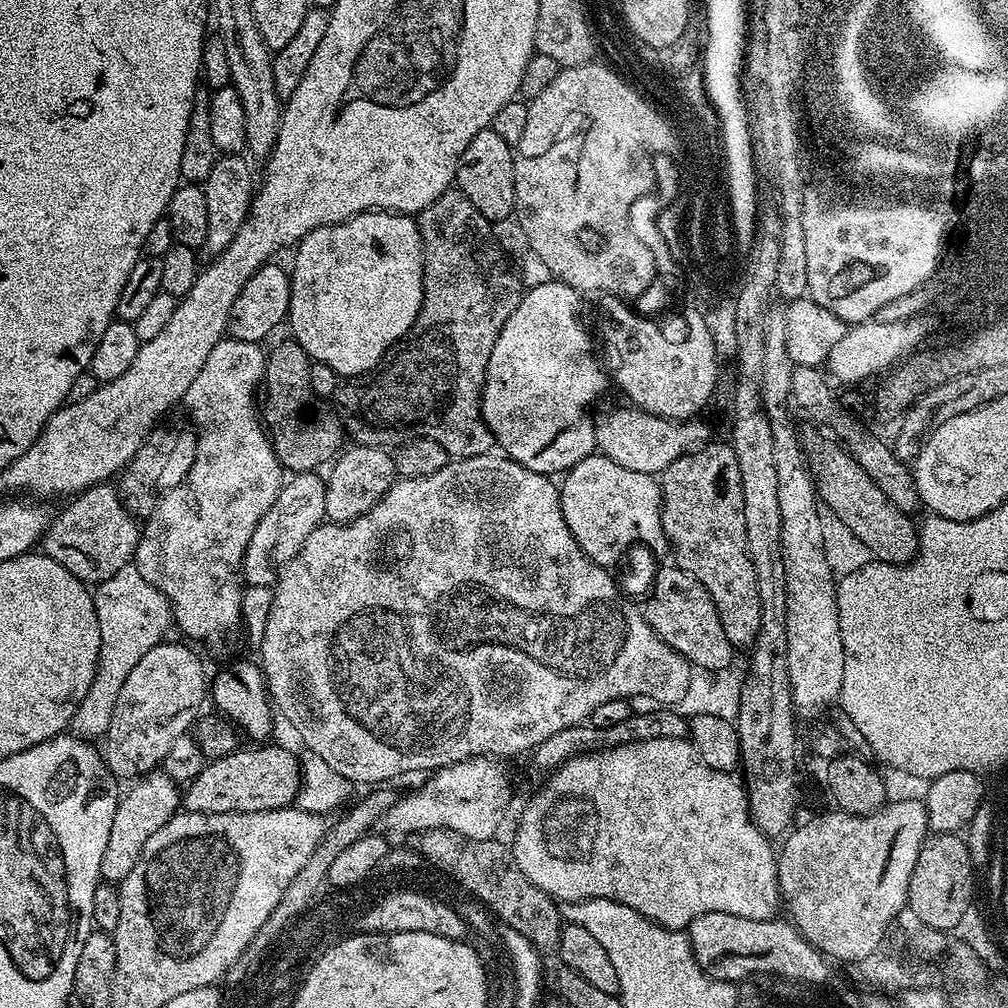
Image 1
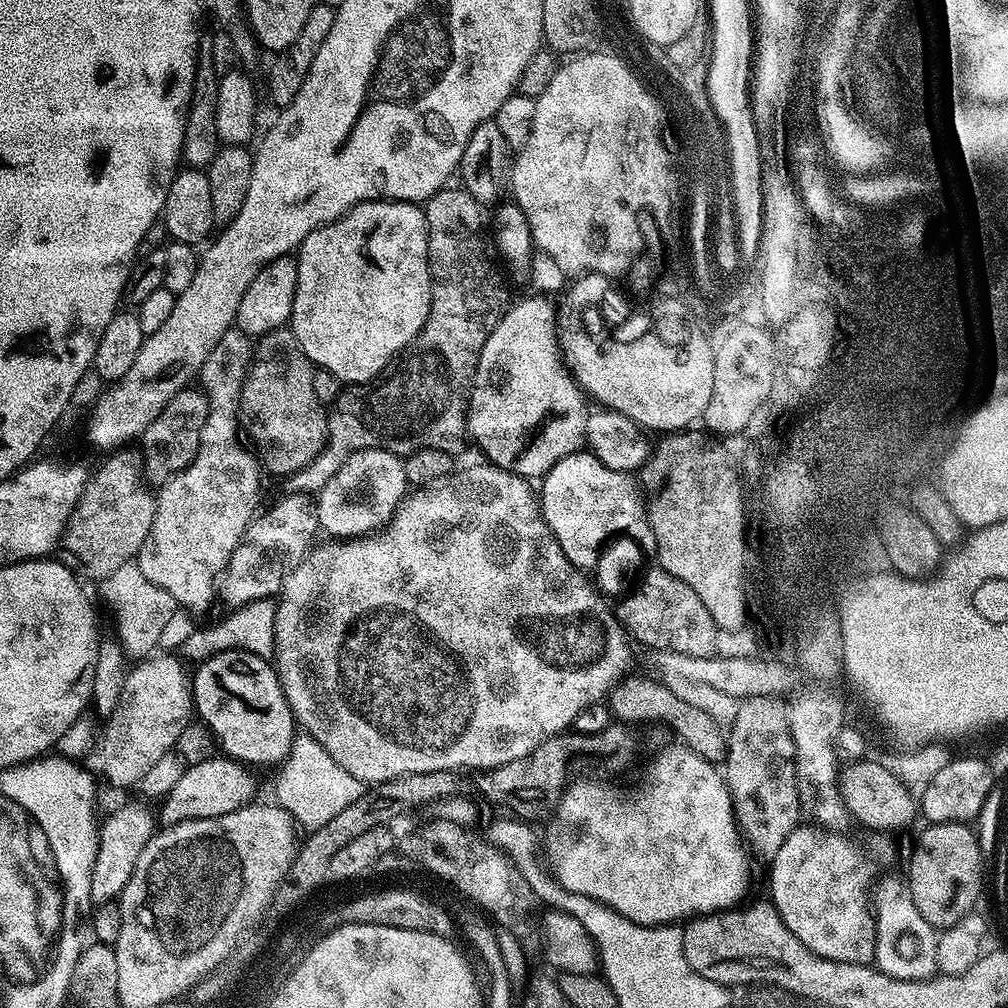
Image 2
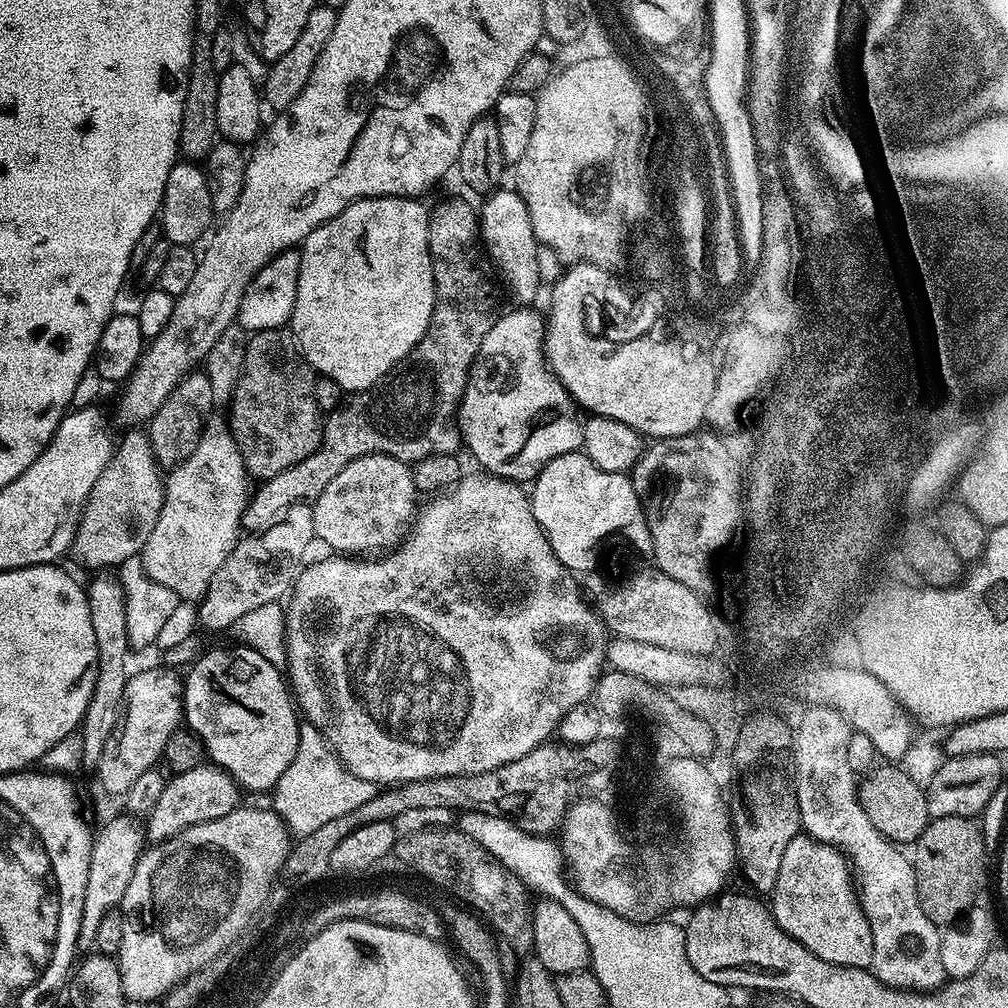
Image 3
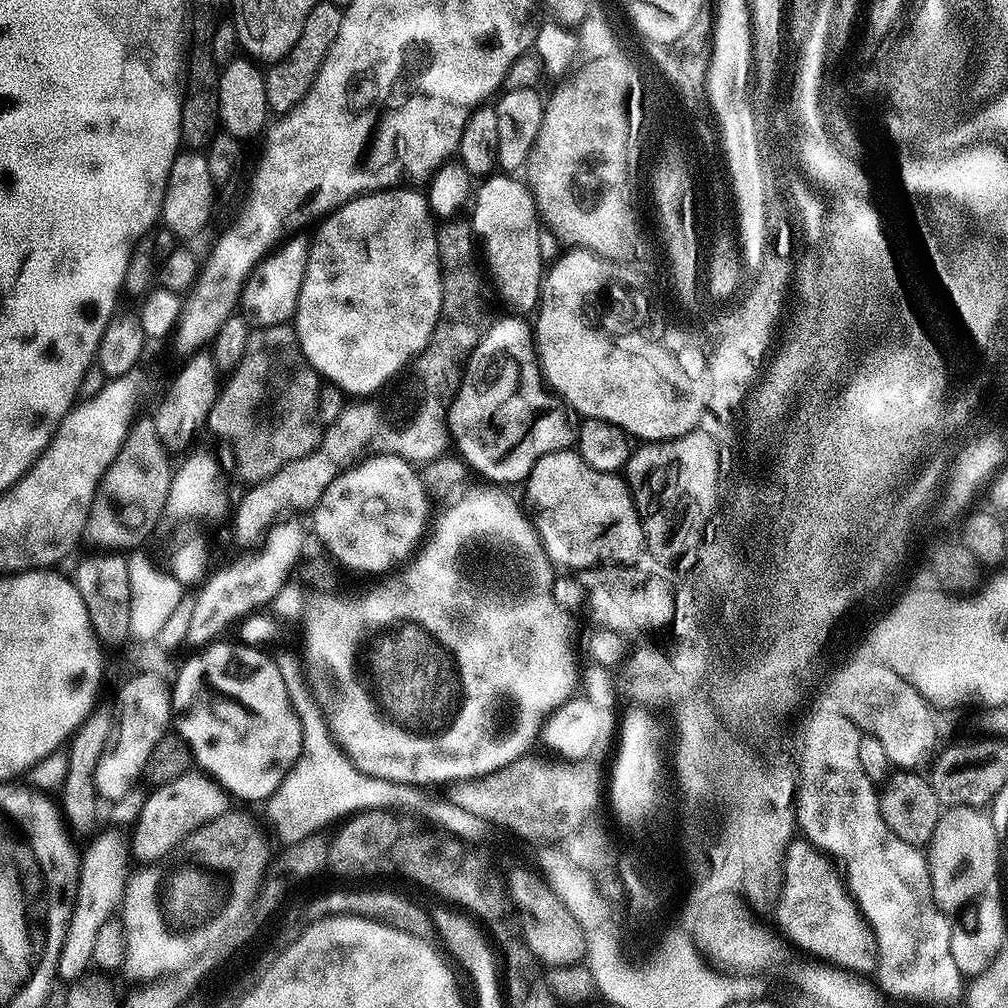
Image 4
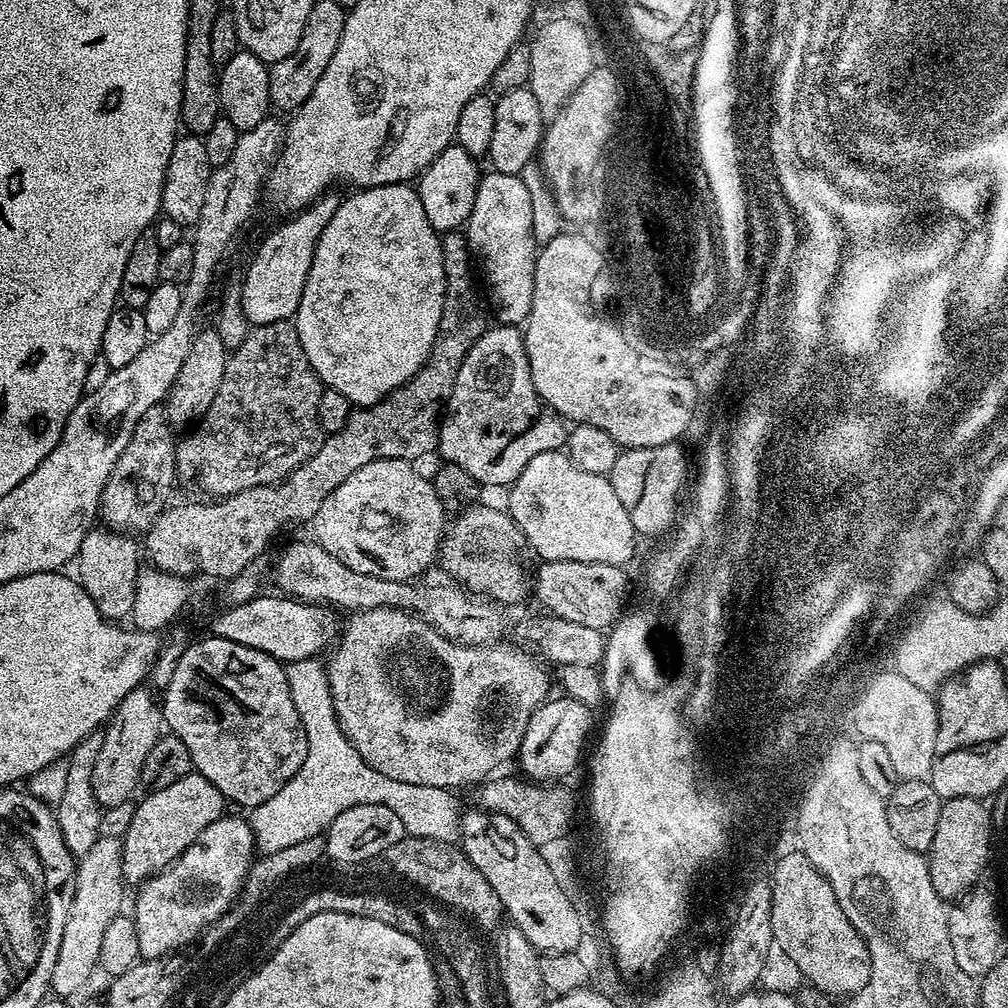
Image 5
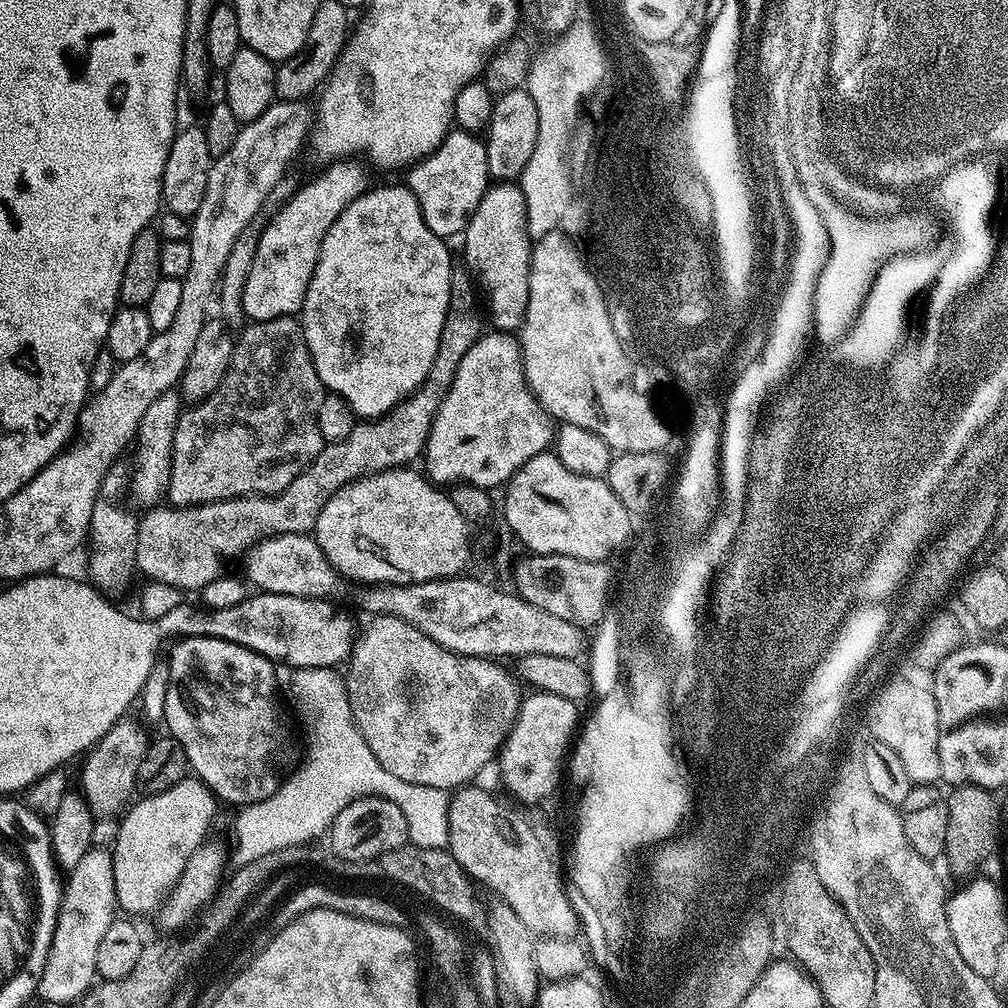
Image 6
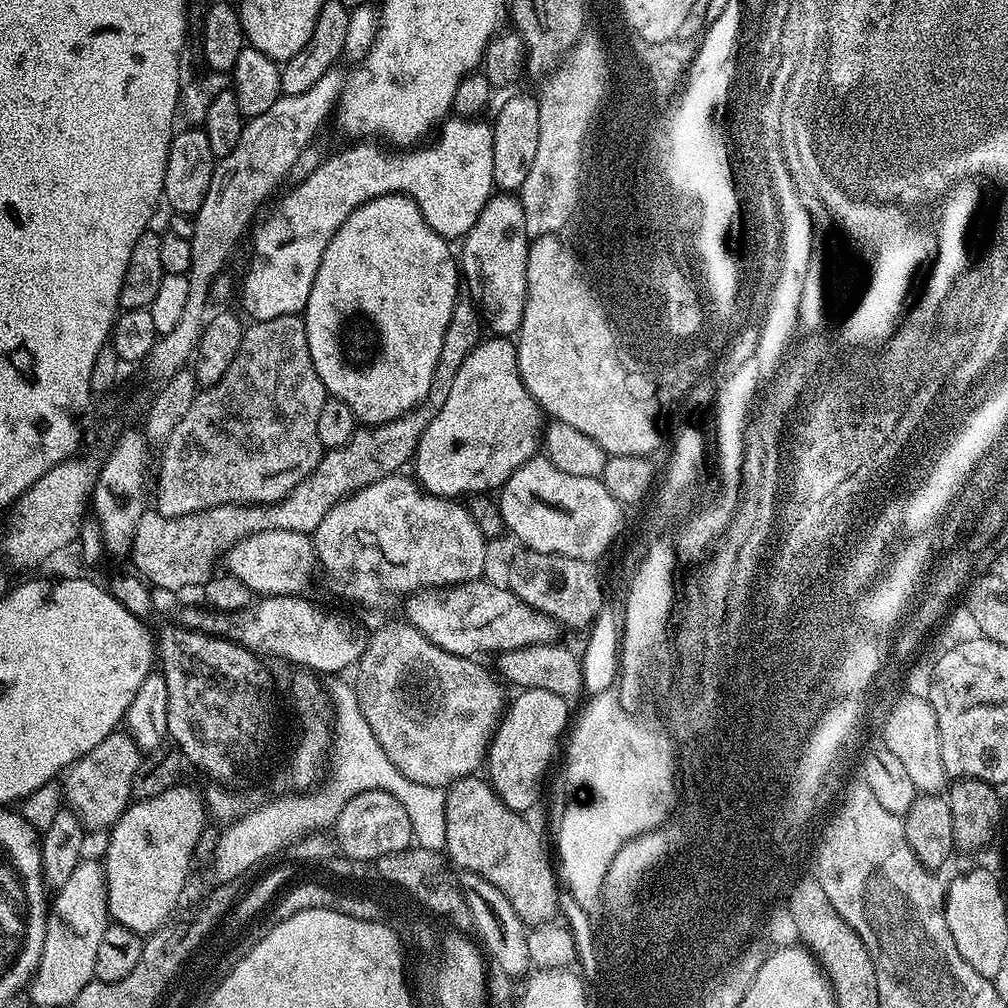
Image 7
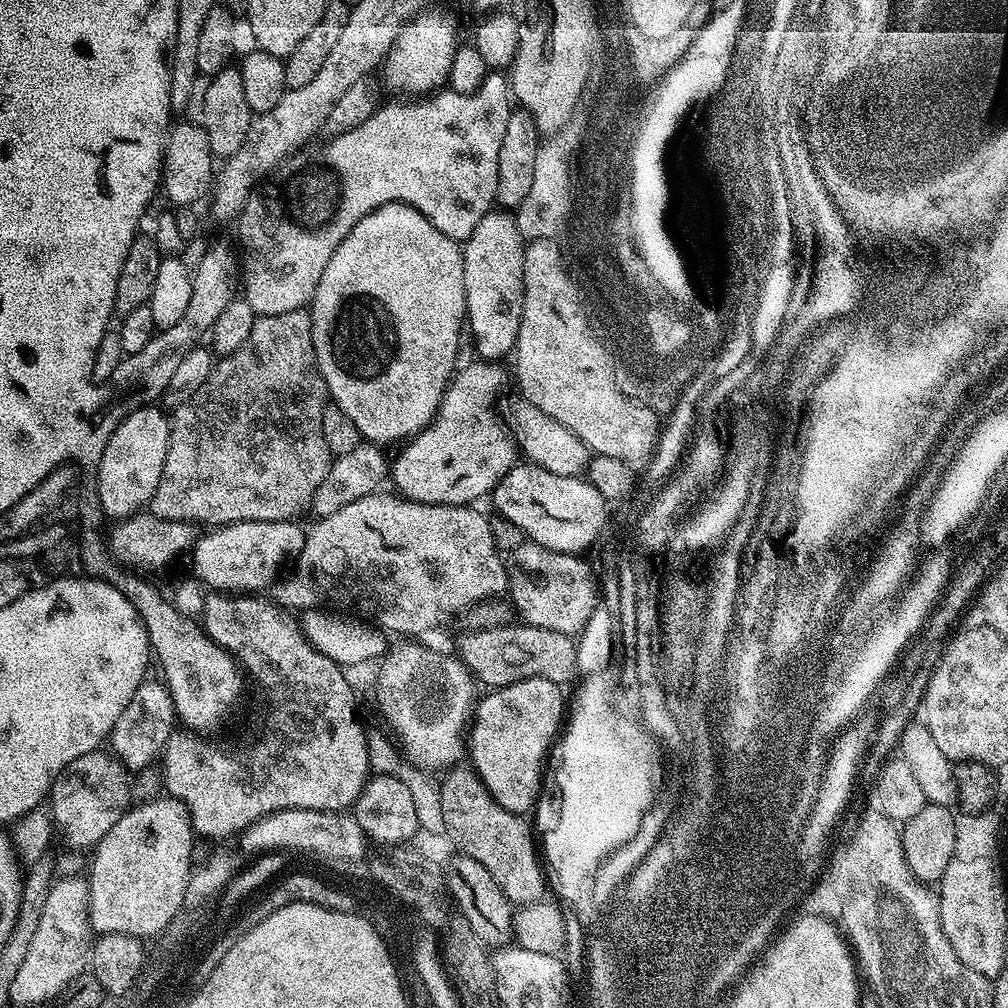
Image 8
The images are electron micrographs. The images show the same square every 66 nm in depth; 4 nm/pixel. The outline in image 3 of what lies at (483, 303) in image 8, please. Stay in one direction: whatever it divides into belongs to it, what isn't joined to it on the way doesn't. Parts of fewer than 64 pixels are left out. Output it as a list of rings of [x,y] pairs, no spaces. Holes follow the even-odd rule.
[[[511,187],[503,188],[493,191],[485,199],[489,200],[485,202],[484,209],[482,207],[479,209],[480,239],[489,260],[492,261],[495,271],[502,277],[506,288],[508,283],[509,290],[520,299],[519,303],[528,306],[533,303],[531,300],[542,291],[535,257],[538,241],[534,234],[534,226],[530,222],[530,210],[526,210],[526,202],[522,202],[519,192]]]

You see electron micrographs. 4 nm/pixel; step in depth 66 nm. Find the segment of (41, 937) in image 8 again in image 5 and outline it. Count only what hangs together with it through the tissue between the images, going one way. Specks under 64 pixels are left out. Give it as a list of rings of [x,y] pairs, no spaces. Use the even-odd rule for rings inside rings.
[[[101,836],[90,846],[84,856],[79,857],[76,865],[76,889],[70,902],[70,910],[66,914],[66,926],[62,930],[62,946],[58,946],[58,954],[52,971],[51,991],[57,997],[69,998],[97,971],[102,950],[102,934],[106,934],[106,926],[115,916],[121,915],[124,904],[124,888],[126,881],[122,862],[124,861],[124,845],[114,837]]]

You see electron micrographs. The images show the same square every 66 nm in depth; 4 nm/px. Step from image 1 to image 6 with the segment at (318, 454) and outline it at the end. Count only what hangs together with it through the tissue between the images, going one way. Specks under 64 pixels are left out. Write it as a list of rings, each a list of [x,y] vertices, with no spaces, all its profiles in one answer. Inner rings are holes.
[[[291,316],[274,318],[273,320],[258,320],[249,323],[235,337],[232,350],[232,361],[214,394],[195,405],[193,412],[181,411],[180,421],[174,430],[174,446],[172,447],[172,465],[170,466],[170,482],[166,493],[169,505],[177,508],[194,508],[197,504],[213,504],[219,500],[235,500],[238,496],[275,496],[276,493],[286,490],[298,474],[305,472],[318,458],[318,454],[325,446],[322,434],[318,430],[318,406],[322,406],[322,398],[326,394],[324,383],[318,378],[318,370],[312,361],[308,343],[304,337],[304,329],[299,319]]]

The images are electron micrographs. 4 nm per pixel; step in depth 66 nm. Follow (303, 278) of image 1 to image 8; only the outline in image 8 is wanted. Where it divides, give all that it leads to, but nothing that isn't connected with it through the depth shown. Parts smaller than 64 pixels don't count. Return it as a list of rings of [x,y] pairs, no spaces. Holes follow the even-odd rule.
[[[383,204],[381,208],[376,208],[370,214],[366,214],[366,218],[359,220],[350,230],[350,234],[342,238],[334,254],[330,254],[330,262],[326,262],[326,270],[322,270],[322,278],[318,282],[316,293],[312,296],[310,311],[316,361],[328,387],[329,397],[338,407],[346,410],[346,415],[354,421],[354,426],[358,426],[361,437],[365,441],[379,445],[394,440],[407,441],[422,431],[435,416],[444,392],[448,388],[448,382],[452,379],[454,369],[457,367],[456,355],[460,352],[460,331],[465,331],[466,328],[464,253],[461,245],[438,231],[418,209],[408,204]]]

